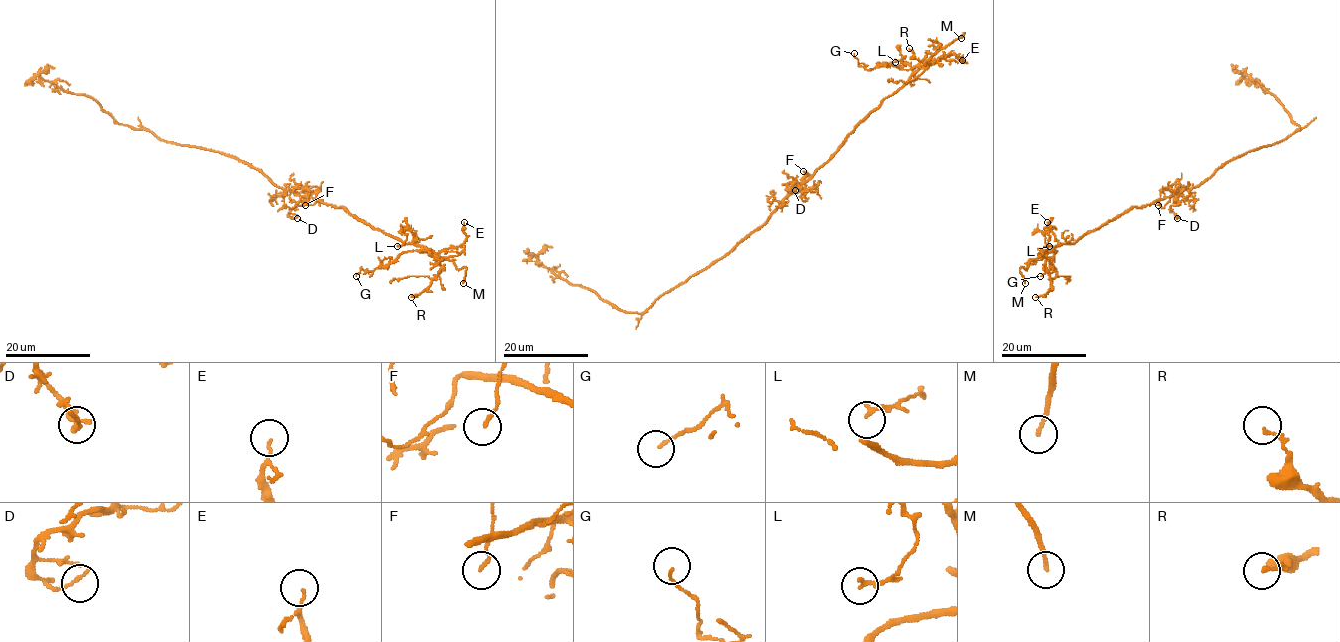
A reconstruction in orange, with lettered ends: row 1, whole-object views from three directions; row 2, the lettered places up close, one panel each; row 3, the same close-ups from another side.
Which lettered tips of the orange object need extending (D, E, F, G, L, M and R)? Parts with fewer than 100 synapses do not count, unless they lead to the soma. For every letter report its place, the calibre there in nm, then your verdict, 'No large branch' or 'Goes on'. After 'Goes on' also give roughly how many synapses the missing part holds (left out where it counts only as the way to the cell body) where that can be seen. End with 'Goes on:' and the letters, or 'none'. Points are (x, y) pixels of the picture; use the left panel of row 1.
D: Place: (297, 218). Thickness 130 nm. No large branch
E: Place: (464, 222). Thickness 70 nm. No large branch
F: Place: (305, 205). Thickness 130 nm. No large branch
G: Place: (356, 276). Thickness 80 nm. No large branch
L: Place: (397, 246). Thickness 160 nm. No large branch
M: Place: (463, 283). Thickness 150 nm. Goes on
R: Place: (411, 297). Thickness 160 nm. No large branch
Goes on: M

